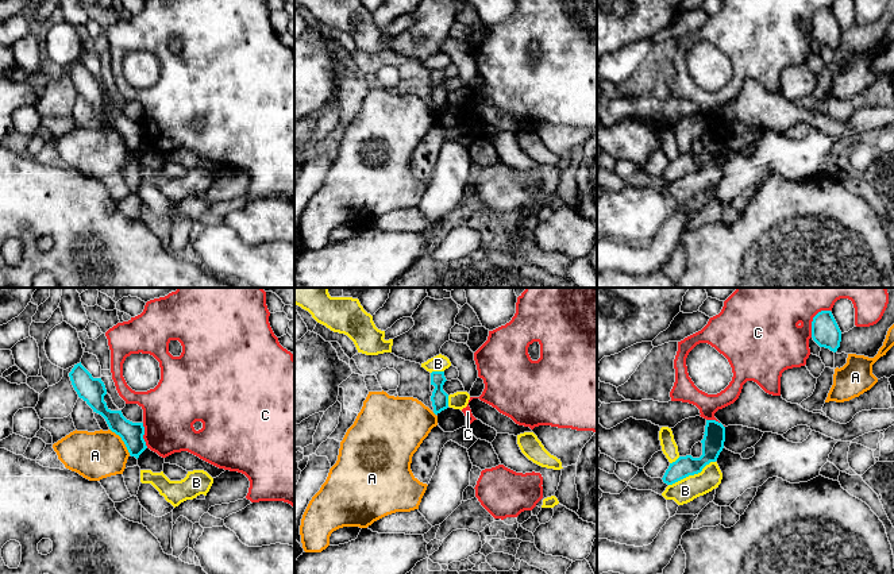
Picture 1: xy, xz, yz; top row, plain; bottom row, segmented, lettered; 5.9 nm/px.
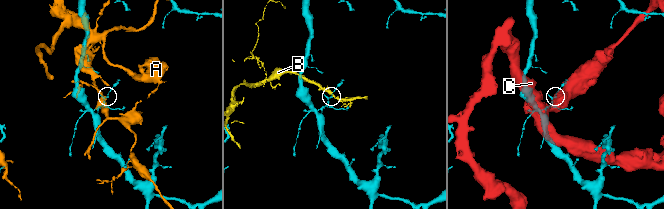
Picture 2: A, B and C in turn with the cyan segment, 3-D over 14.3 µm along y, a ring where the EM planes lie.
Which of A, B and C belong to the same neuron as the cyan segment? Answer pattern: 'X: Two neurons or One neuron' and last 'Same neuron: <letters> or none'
A: Two neurons
B: Two neurons
C: Two neurons
Same neuron: none

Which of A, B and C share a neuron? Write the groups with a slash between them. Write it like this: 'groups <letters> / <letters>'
groups A / B / C

